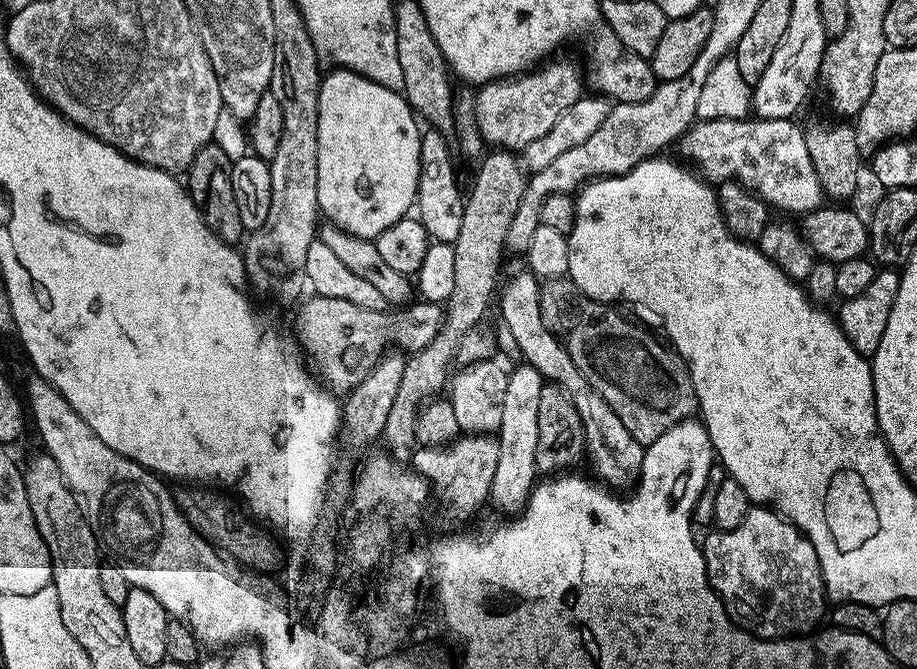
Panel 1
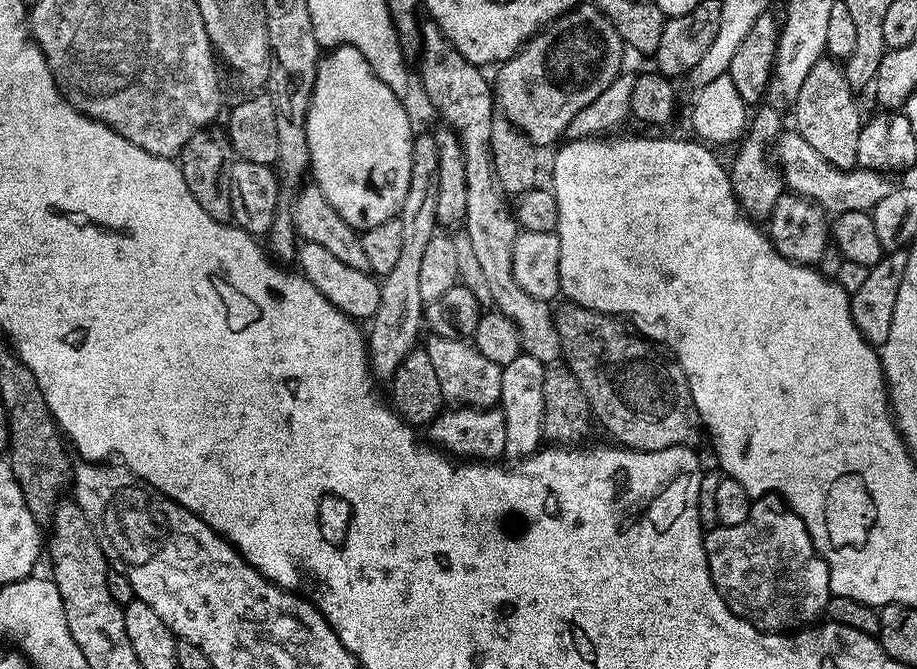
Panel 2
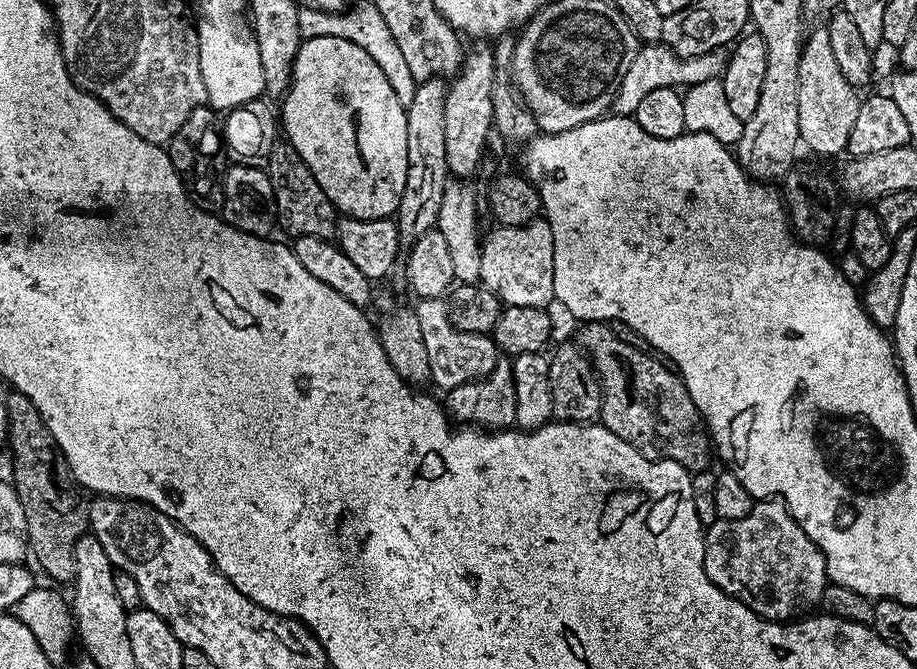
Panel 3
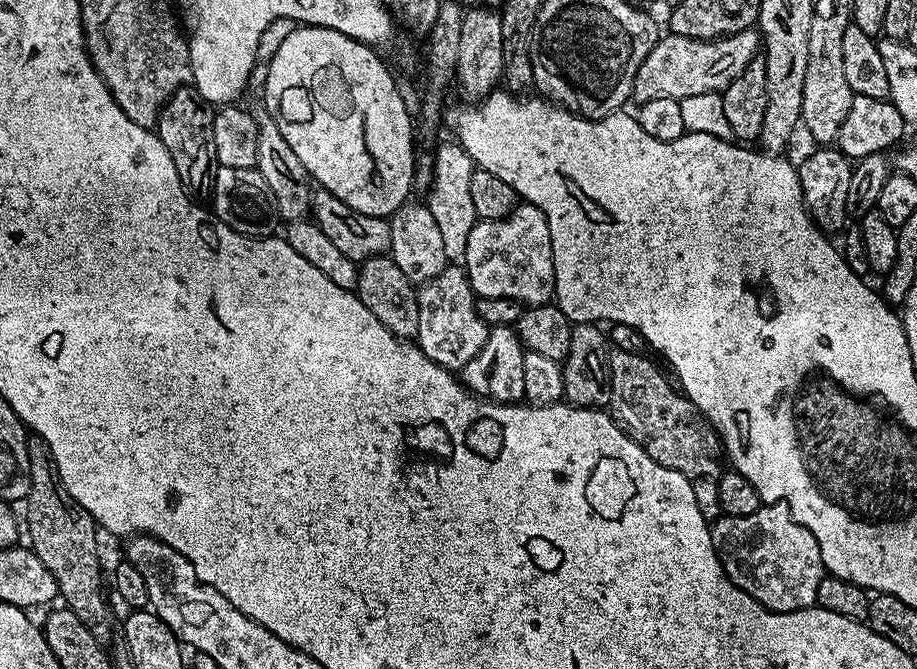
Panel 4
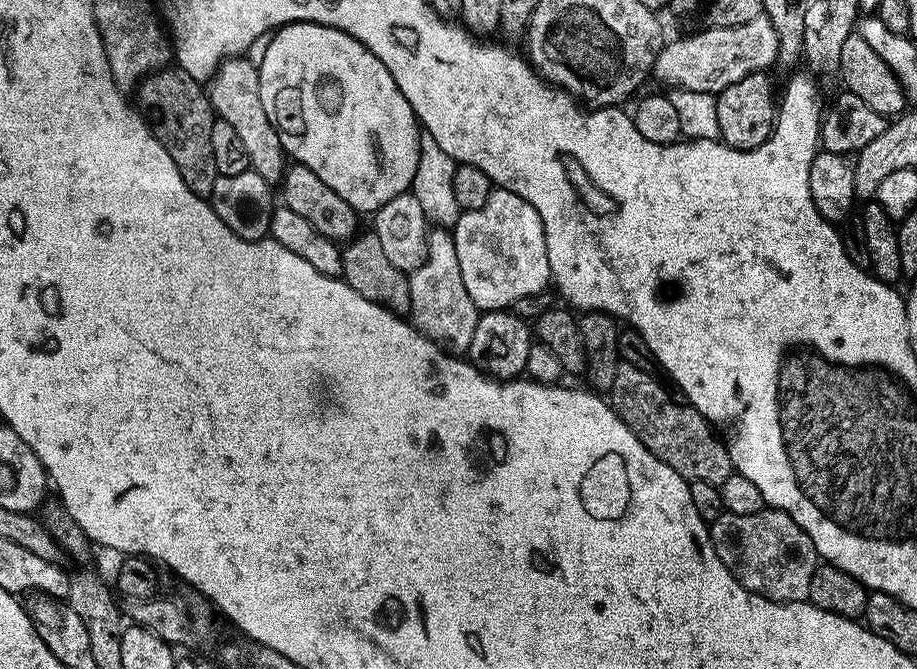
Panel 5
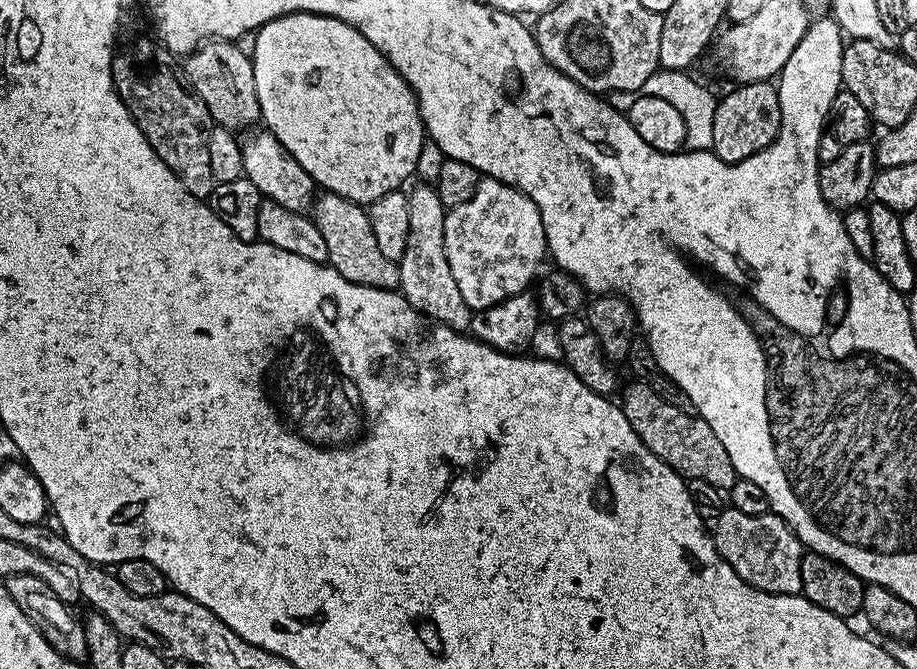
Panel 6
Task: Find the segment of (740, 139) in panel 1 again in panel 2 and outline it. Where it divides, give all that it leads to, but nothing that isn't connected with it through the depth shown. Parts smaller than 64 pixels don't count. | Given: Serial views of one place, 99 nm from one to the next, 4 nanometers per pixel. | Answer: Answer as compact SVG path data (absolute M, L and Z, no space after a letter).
M795 130L781 131L780 137L774 145L774 160L784 173L784 183L787 191L796 193L797 196L805 196L813 200L825 213L839 214L841 212L866 212L871 213L872 208L886 194L890 194L894 187L893 181L882 172L875 172L869 168L836 168L806 138L802 138Z

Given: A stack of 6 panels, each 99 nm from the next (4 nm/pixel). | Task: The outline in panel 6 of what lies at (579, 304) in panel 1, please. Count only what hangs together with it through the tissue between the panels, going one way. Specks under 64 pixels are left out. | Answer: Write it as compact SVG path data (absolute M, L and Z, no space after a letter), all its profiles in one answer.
M632 382L624 392L622 407L630 426L638 434L640 441L648 447L666 466L684 477L685 481L701 479L719 490L727 490L734 486L738 478L734 470L734 462L730 462L730 454L718 442L718 434L710 430L710 426L701 416L688 416L678 406L670 406L660 395L643 382Z

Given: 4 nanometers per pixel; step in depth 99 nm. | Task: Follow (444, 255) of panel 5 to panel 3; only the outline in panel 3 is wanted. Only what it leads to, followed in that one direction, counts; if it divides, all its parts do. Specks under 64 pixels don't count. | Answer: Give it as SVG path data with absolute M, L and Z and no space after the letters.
M443 299L420 300L415 310L422 329L422 339L426 342L426 354L430 358L433 385L447 390L480 380L492 373L498 359L498 349L491 335L470 334L455 328L448 317L448 305Z

